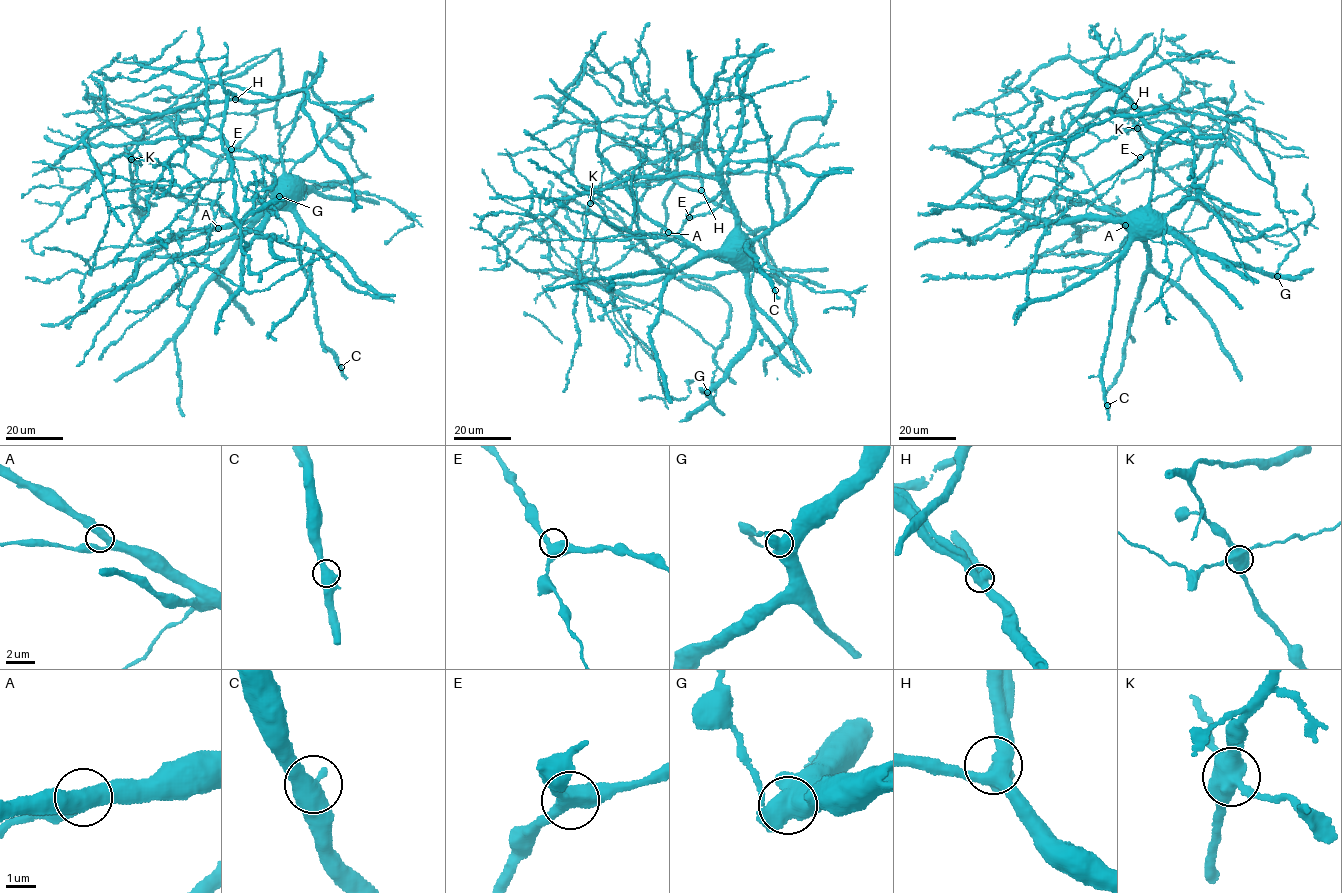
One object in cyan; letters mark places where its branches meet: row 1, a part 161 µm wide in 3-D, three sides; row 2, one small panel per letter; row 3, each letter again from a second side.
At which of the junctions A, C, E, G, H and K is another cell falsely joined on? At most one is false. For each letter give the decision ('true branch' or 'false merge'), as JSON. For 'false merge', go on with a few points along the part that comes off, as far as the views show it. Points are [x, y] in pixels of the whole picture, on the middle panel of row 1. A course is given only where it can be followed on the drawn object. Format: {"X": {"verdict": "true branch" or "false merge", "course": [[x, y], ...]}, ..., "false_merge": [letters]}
{"A": {"verdict": "true branch"}, "C": {"verdict": "true branch"}, "E": {"verdict": "true branch"}, "G": {"verdict": "true branch"}, "H": {"verdict": "true branch"}, "K": {"verdict": "false merge", "course": [[590, 203], [599, 191], [601, 153], [611, 146], [664, 149], [682, 160], [698, 150], [738, 151], [766, 132]]}, "false_merge": ["K"]}

